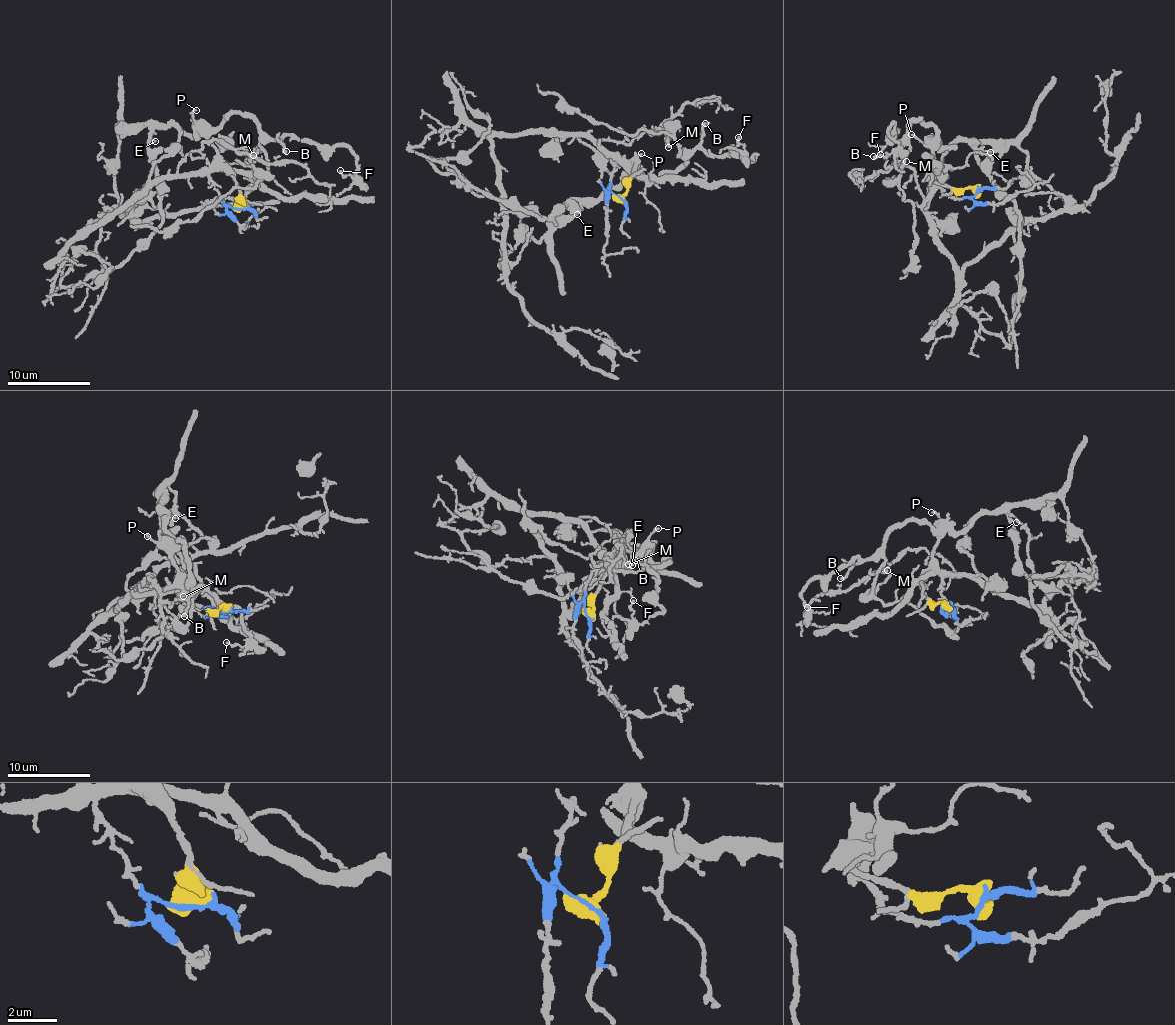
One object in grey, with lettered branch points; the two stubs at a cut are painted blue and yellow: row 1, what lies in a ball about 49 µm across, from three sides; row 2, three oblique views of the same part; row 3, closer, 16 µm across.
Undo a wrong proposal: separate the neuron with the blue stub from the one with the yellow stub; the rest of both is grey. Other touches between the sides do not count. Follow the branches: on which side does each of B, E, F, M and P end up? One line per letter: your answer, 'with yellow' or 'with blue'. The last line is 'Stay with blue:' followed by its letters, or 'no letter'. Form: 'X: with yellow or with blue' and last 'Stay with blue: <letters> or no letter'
B: with yellow
E: with yellow
F: with yellow
M: with blue
P: with yellow
Stay with blue: M

